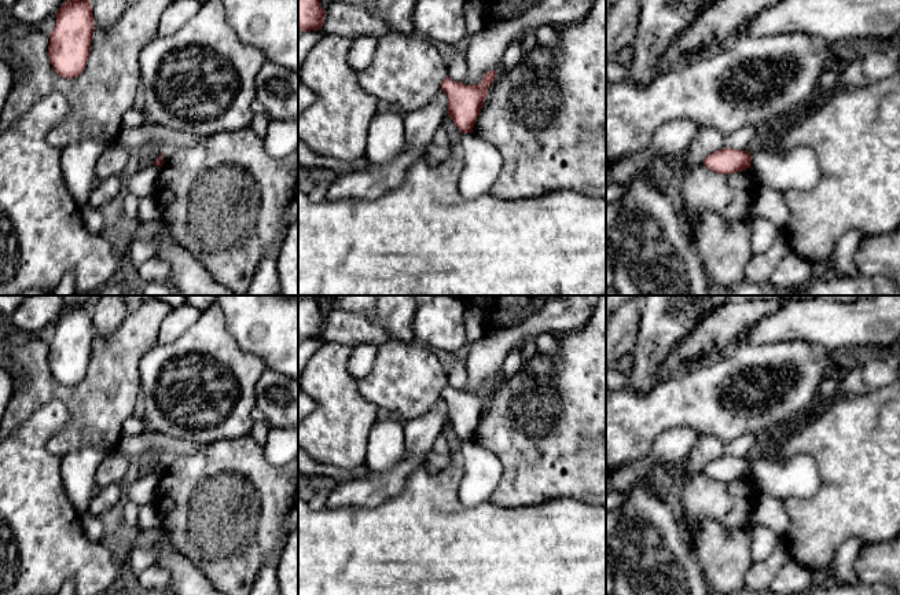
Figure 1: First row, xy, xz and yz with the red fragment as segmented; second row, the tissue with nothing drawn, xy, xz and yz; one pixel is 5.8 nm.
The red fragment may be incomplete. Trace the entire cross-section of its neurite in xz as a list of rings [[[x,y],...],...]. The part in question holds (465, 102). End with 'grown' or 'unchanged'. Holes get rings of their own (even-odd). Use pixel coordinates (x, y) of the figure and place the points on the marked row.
[[[497,70],[488,71],[477,85],[455,82],[449,77],[442,81],[441,89],[448,98],[448,115],[463,133],[473,132],[496,74]]]; unchanged

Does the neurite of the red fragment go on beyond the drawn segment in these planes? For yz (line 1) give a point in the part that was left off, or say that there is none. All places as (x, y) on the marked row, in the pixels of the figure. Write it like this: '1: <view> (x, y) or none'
1: none

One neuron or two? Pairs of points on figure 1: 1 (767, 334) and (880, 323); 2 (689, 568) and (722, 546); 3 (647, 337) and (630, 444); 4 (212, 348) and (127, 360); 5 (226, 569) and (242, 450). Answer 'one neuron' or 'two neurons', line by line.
1: one neuron
2: two neurons
3: two neurons
4: two neurons
5: one neuron

